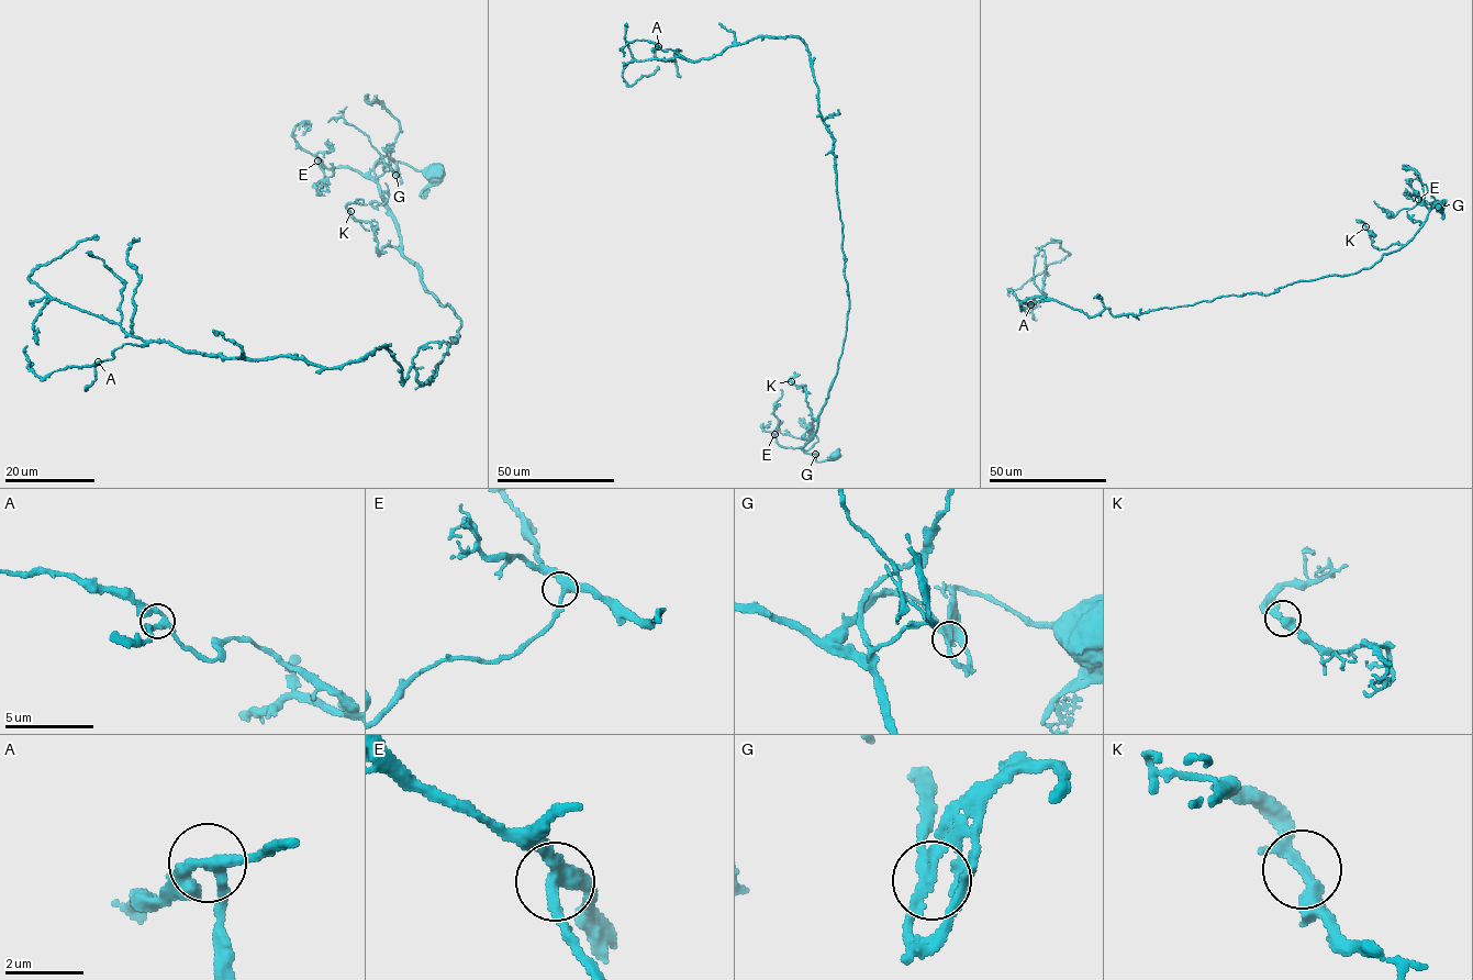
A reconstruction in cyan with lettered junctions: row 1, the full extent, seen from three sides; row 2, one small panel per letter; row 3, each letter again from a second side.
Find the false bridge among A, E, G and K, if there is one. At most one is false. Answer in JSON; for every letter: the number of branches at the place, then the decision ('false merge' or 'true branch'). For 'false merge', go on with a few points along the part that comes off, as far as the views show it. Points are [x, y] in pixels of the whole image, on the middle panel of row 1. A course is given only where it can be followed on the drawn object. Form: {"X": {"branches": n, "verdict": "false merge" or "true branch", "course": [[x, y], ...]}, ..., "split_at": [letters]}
{"A": {"branches": 3, "verdict": "true branch"}, "E": {"branches": 3, "verdict": "true branch"}, "G": {"branches": 3, "verdict": "true branch"}, "K": {"branches": 3, "verdict": "true branch"}, "split_at": []}

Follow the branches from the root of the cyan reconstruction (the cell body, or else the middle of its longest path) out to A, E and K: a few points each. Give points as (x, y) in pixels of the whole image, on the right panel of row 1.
A: (1439, 205), (1370, 267), (1272, 293), (1135, 315), (1039, 298), (1020, 309), (1045, 294), (1030, 304)
E: (1439, 205), (1446, 200), (1431, 207), (1431, 202), (1418, 199)
K: (1439, 205), (1446, 200), (1430, 208), (1421, 226), (1404, 245), (1376, 249), (1365, 226)

